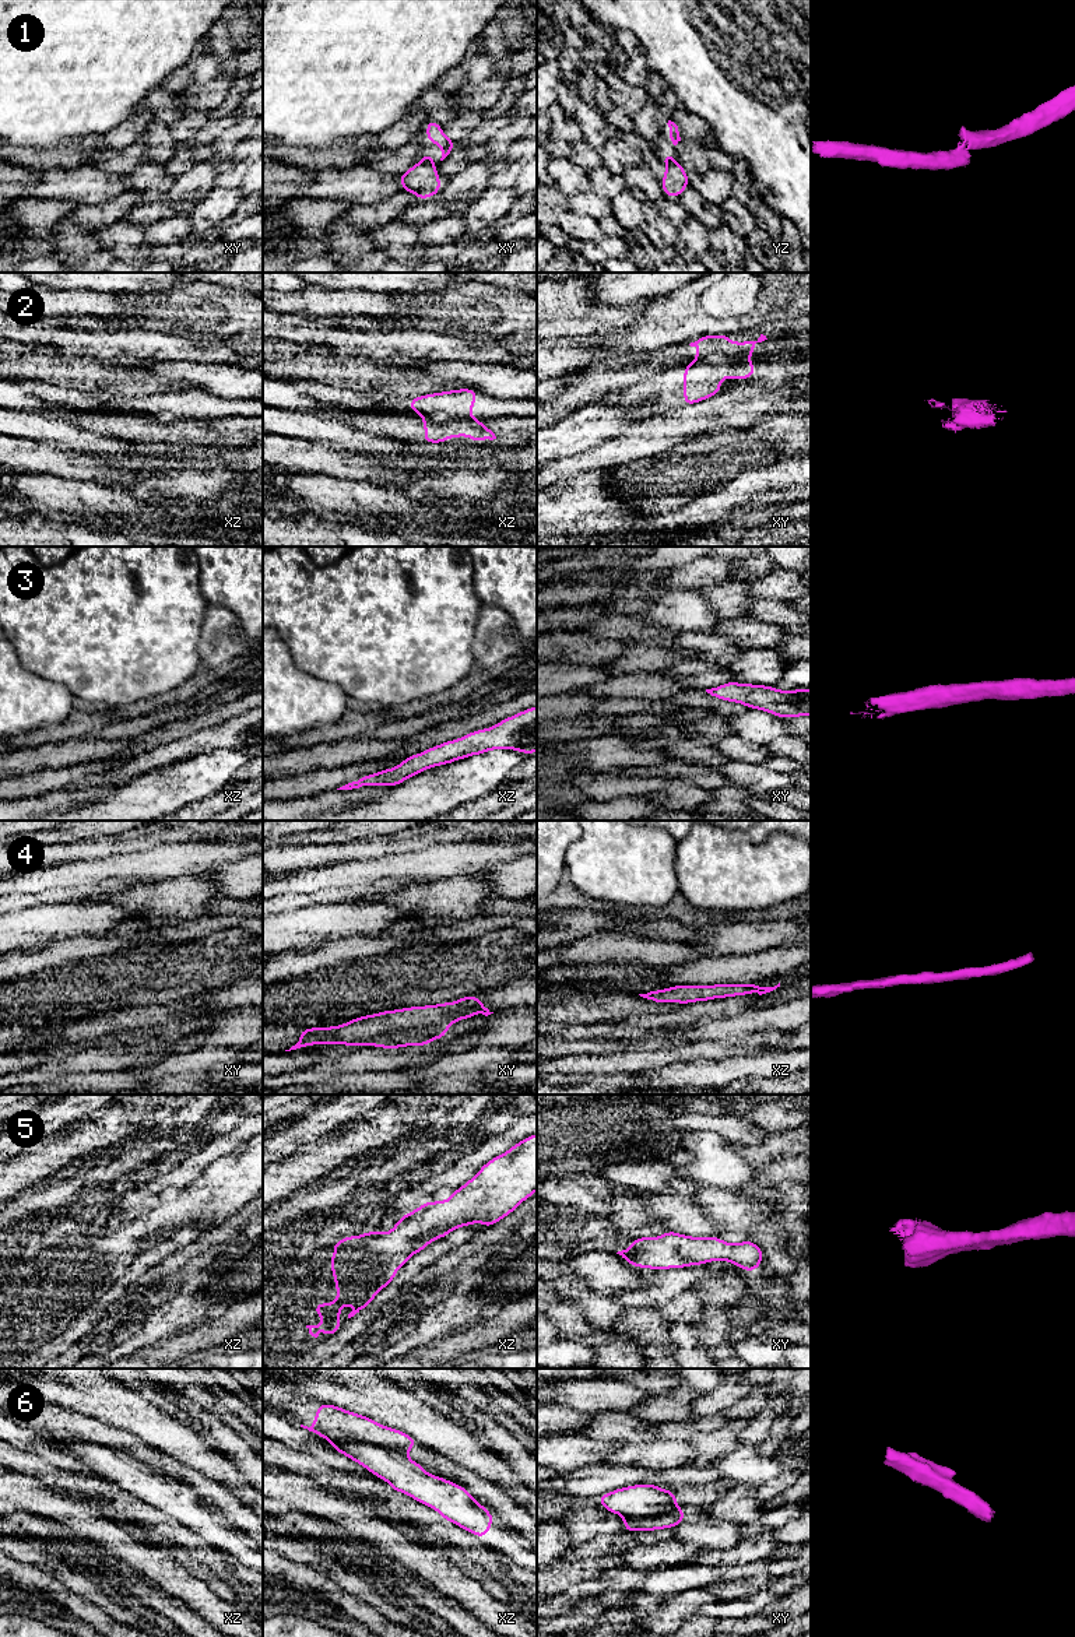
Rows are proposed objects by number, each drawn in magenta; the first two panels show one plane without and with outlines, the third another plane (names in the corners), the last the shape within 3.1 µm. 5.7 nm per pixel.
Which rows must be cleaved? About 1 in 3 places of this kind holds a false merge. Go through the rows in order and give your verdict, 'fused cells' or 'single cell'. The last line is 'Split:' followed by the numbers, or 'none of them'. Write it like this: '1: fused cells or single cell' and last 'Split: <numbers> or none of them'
1: fused cells
2: fused cells
3: single cell
4: single cell
5: single cell
6: fused cells
Split: 1, 2, 6

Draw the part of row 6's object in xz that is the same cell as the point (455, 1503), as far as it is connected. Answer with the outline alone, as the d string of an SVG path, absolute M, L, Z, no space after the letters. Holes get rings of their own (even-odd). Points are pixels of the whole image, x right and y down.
M301 1425L301 1427L324 1437L336 1451L386 1480L393 1492L405 1493L475 1536L488 1536L491 1522L496 1518L466 1487L428 1473L421 1464L401 1451L352 1440L333 1440L316 1426Z

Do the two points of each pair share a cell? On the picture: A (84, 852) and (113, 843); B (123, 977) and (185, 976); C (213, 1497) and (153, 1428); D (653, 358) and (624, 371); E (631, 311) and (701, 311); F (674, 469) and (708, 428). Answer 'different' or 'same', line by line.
A: same
B: same
C: different
D: same
E: different
F: different

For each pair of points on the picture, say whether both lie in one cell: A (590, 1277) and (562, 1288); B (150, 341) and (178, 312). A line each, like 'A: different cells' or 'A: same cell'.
A: different cells
B: different cells

